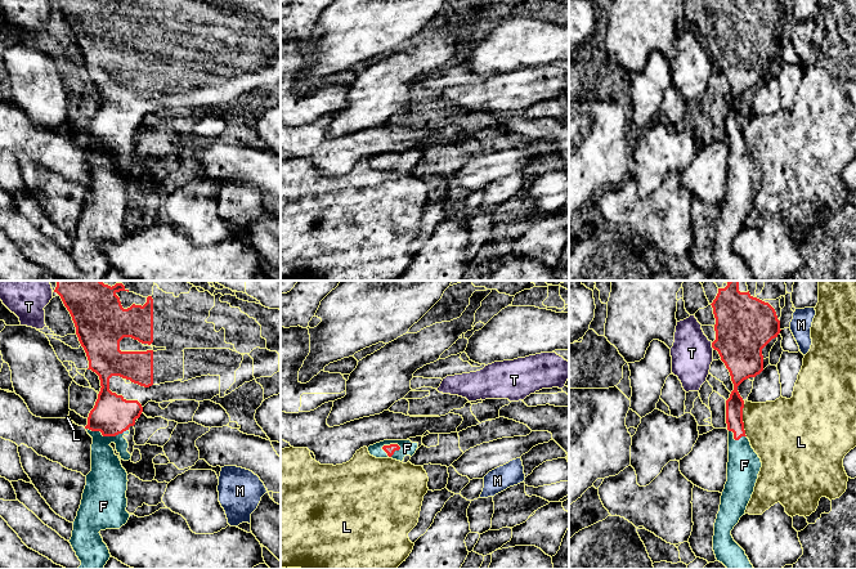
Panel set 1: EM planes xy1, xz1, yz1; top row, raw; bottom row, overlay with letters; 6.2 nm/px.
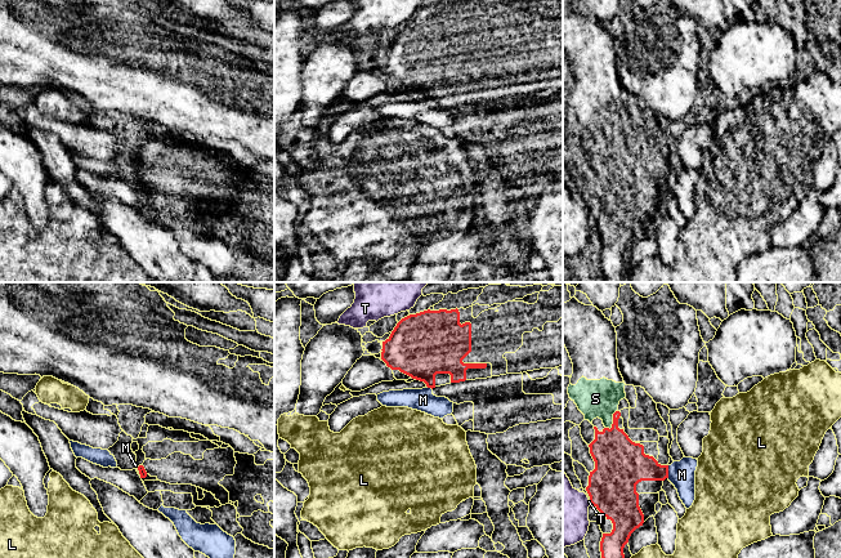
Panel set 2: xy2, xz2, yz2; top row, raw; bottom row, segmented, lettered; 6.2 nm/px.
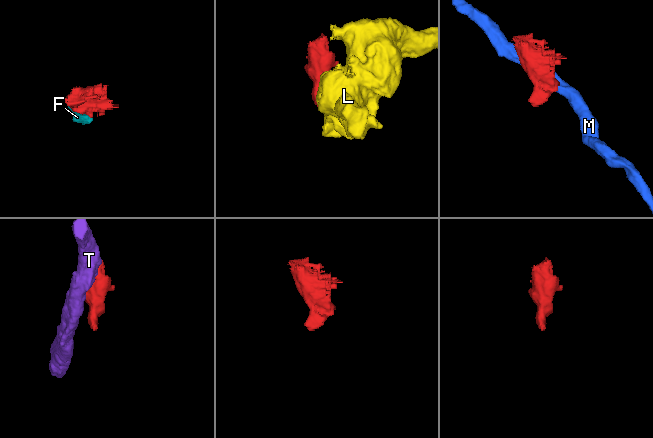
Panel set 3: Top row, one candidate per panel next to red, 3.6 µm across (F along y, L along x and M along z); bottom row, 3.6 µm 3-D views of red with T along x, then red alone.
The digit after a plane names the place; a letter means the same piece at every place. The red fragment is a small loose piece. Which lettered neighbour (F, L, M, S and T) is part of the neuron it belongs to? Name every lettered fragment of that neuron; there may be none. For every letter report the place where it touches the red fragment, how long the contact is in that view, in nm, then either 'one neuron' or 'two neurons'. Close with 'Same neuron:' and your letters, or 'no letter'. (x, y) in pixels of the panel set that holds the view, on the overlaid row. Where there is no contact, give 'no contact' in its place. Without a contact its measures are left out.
F: xy1 (107, 435) | 260 nm | one neuron
L: yz1 (742, 420) | 200 nm | two neurons
M: yz2 (667, 472) | 80 nm | two neurons
S: yz2 (613, 422) | 140 nm | one neuron
T: yz1 (712, 345) | 40 nm | two neurons
Same neuron: F, S

